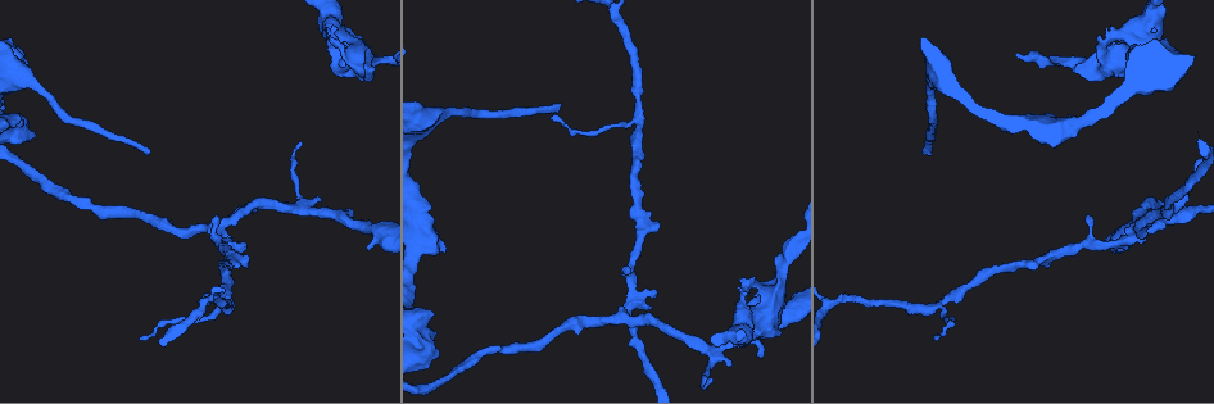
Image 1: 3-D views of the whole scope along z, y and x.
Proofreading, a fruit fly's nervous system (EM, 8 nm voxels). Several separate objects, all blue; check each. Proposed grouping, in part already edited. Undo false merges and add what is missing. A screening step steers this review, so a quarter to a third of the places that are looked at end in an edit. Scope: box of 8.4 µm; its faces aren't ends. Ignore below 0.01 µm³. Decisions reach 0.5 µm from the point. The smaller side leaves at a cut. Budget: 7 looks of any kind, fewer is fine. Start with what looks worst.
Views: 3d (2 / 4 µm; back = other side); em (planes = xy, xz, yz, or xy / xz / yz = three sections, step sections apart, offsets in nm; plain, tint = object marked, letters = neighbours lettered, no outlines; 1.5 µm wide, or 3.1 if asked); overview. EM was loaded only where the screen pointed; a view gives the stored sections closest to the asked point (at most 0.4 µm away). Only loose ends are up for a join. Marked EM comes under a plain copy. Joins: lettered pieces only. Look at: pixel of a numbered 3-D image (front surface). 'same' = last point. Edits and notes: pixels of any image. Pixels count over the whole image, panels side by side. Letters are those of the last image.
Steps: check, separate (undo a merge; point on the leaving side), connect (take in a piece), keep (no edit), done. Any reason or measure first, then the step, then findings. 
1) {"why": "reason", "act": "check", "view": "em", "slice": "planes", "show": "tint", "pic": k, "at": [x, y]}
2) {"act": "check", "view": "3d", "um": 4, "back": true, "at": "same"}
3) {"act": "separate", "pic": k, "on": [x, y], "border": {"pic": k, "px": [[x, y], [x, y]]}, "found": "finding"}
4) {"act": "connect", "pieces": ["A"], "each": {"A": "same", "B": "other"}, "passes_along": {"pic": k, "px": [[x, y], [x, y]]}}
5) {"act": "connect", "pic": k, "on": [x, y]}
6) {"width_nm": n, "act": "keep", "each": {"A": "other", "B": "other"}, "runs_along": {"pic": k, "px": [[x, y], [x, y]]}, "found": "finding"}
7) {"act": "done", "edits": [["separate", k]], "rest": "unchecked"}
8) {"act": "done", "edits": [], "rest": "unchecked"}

{"why": "four arms meet", "act": "check", "view": "3d", "um": 2, "pic": 1, "at": [630, 318]}

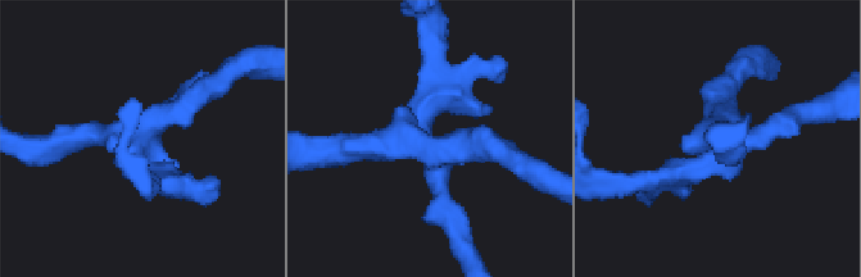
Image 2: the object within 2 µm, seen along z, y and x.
{"act": "check", "view": "em", "slice": "planes", "show": "letters", "pic": 2, "at": [420, 142]}

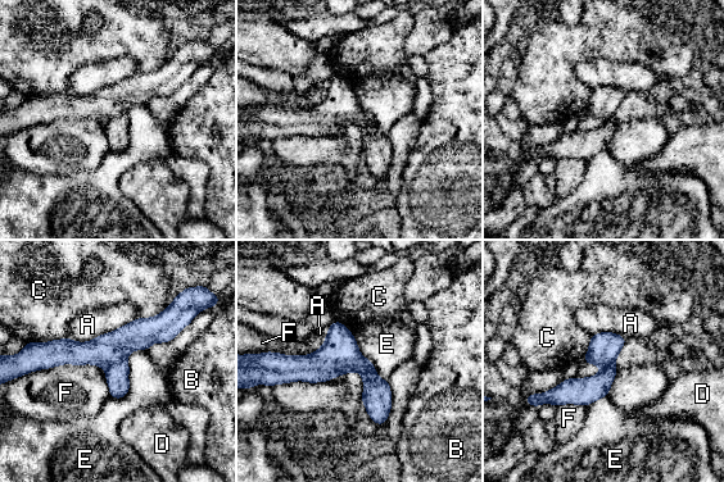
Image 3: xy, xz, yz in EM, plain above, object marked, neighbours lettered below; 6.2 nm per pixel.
{"act": "separate", "pic": 3, "on": [117, 376], "each": {"A": "other", "B": "other", "C": "other", "D": "other", "E": "other", "F": "other"}, "border": {"pic": 3, "px": [[126, 358], [105, 369]]}, "found": "two cells meet here"}

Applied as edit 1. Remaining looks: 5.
{"act": "check", "view": "overview"}

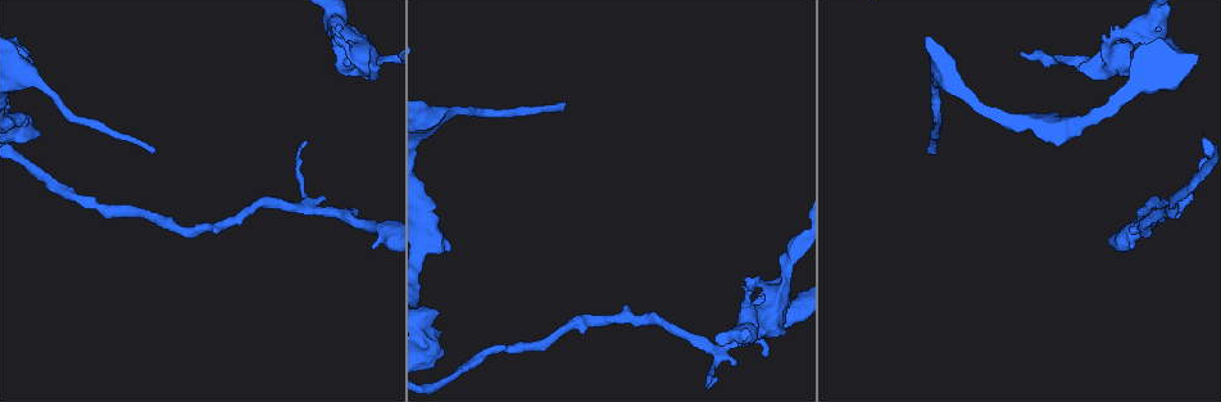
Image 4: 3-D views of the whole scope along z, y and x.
{"act": "check", "view": "3d", "um": 4, "pic": 4, "at": [342, 73]}

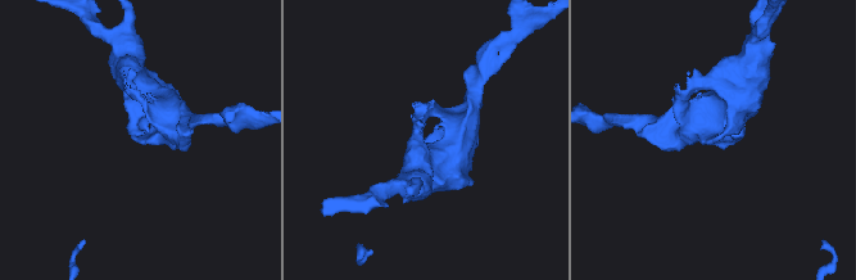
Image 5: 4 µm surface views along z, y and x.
{"act": "check", "view": "em", "slice": "yz", "step": 4, "show": "tint", "pic": 5, "at": [137, 138]}

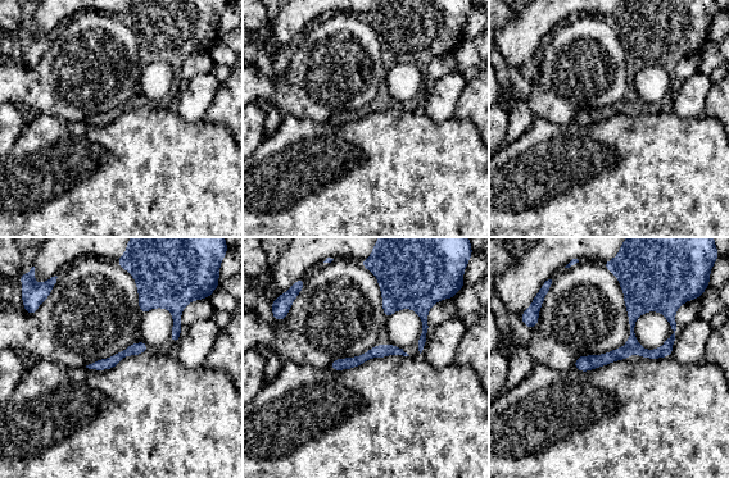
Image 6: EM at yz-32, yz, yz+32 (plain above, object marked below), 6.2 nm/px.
{"act": "check", "view": "em", "slice": "planes", "show": "letters", "at": "same"}

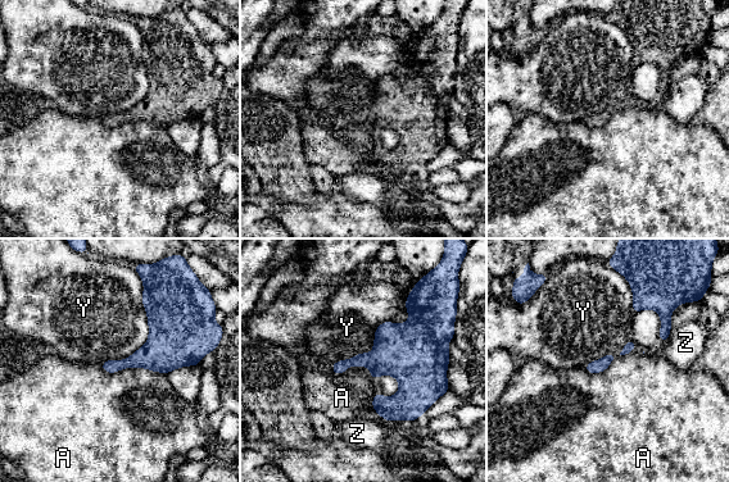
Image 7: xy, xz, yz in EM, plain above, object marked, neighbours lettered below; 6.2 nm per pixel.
{"act": "keep", "each": {"A": "other", "Y": "other", "Z": "other"}, "border": {"pic": 7, "px": [[143, 281], [148, 339], [99, 364]]}, "found": "none of them fits"}

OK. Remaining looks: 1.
{"why": "branch stops here", "act": "check", "view": "em", "slice": "planes", "show": "letters", "pic": 4, "at": [37, 134]}

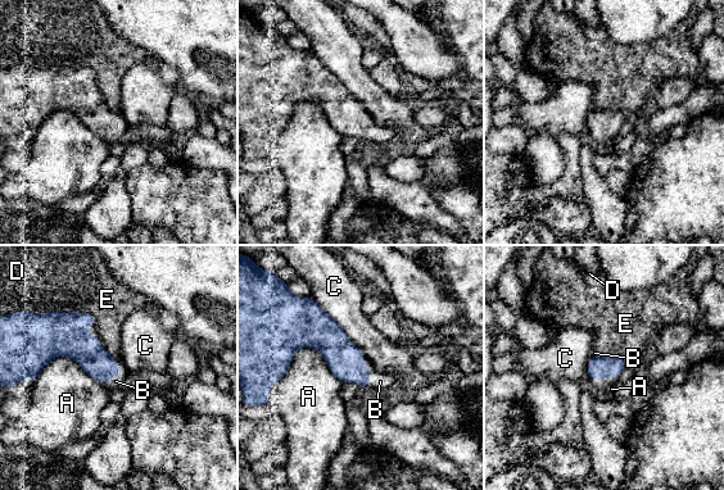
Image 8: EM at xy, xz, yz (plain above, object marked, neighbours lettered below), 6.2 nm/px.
{"act": "connect", "pieces": ["B"], "each": {"A": "other", "B": "same", "C": "other", "D": "other", "E": "other"}, "found": "it goes on there"}

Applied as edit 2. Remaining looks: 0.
{"act": "done", "edits": [["separate", 3], ["connect", 8]], "rest": "unchecked"}

